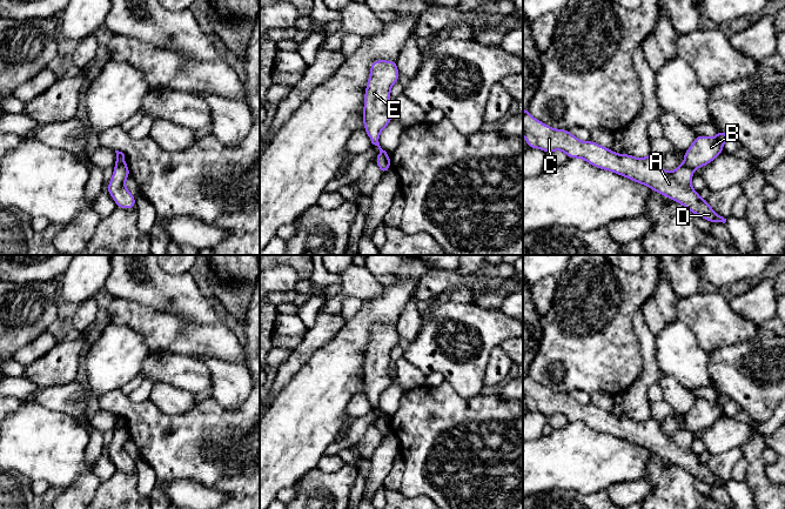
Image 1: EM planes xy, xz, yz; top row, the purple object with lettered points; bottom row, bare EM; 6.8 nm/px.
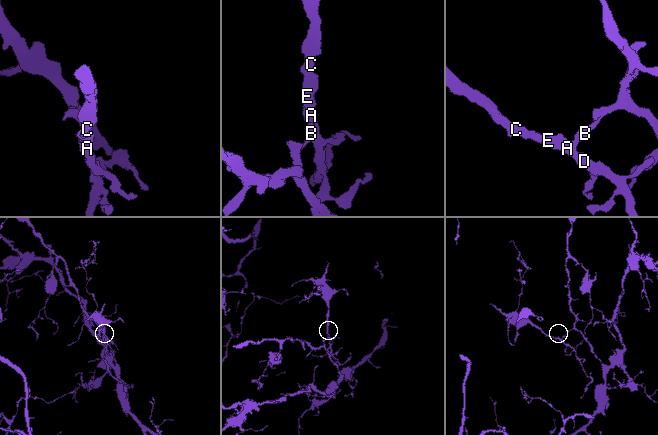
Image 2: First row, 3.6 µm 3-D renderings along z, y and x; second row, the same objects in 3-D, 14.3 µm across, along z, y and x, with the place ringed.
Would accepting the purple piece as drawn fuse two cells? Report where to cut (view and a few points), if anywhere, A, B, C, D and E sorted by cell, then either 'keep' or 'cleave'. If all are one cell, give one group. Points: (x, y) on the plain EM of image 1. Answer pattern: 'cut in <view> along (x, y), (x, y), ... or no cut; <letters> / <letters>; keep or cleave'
cut in xz along (378, 416), (389, 423); A C D E / B; cleave

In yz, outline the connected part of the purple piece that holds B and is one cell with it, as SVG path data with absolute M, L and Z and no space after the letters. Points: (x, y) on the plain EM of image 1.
M717 394L716 401L696 399L692 408L684 415L683 427L691 433L705 430L723 417L724 407L730 401L731 399L724 394Z

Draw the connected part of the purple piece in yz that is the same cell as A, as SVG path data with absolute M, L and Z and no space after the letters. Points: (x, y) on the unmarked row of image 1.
M523 371L523 399L528 411L539 411L546 417L563 414L568 422L584 422L598 433L609 434L644 448L683 468L695 480L702 480L709 487L726 485L726 482L711 471L707 462L700 462L698 455L692 451L693 434L684 427L672 436L667 436L662 431L662 421L655 417L650 416L639 422L626 416L617 417L592 403L583 406L569 393L555 393L535 382L526 371Z

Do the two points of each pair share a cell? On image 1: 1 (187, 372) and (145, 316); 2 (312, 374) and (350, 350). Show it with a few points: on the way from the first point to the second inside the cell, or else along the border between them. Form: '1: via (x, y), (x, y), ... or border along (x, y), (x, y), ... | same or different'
1: border along (152, 352), (170, 352), (196, 357) | different
2: via (321, 374), (327, 374), (341, 360) | same

